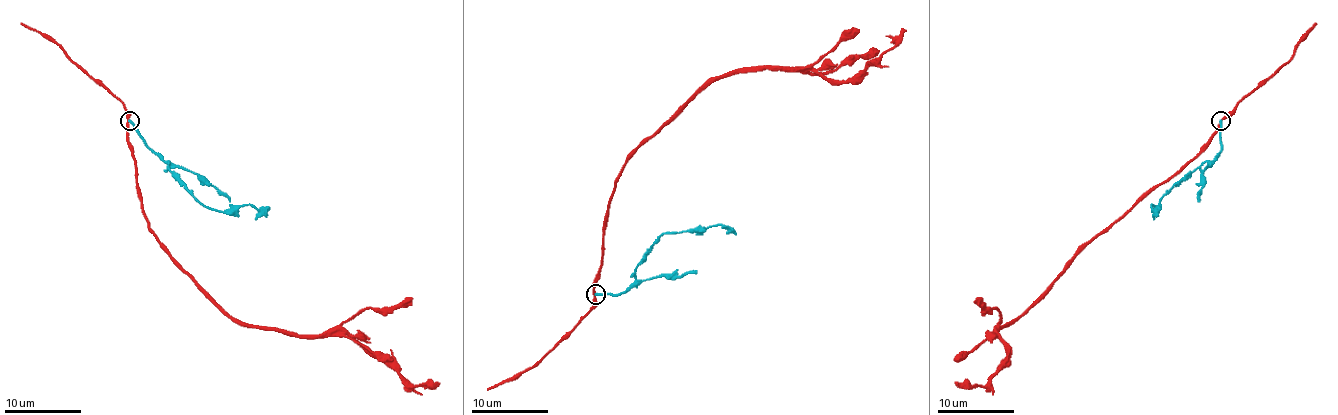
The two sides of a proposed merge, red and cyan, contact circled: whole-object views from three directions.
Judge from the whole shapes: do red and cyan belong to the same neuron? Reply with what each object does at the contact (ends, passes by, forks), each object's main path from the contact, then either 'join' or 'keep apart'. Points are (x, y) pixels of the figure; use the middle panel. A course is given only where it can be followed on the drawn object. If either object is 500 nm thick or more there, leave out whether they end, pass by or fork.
red passes by | cyan ends | red via (595, 294), (624, 162), (697, 93), (766, 68), (851, 81), (902, 28) | cyan via (595, 294), (620, 294), (636, 279), (636, 268), (645, 252), (664, 233), (701, 231), (720, 225), (735, 235) | keep apart

